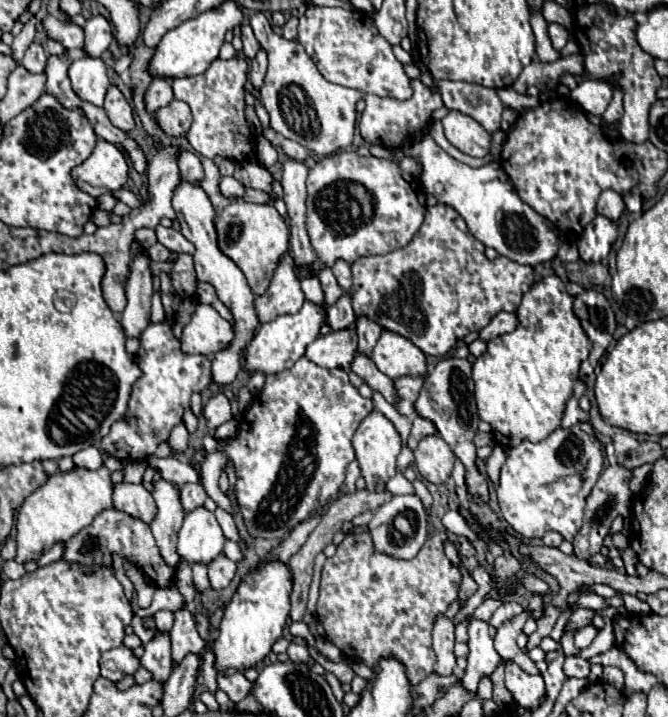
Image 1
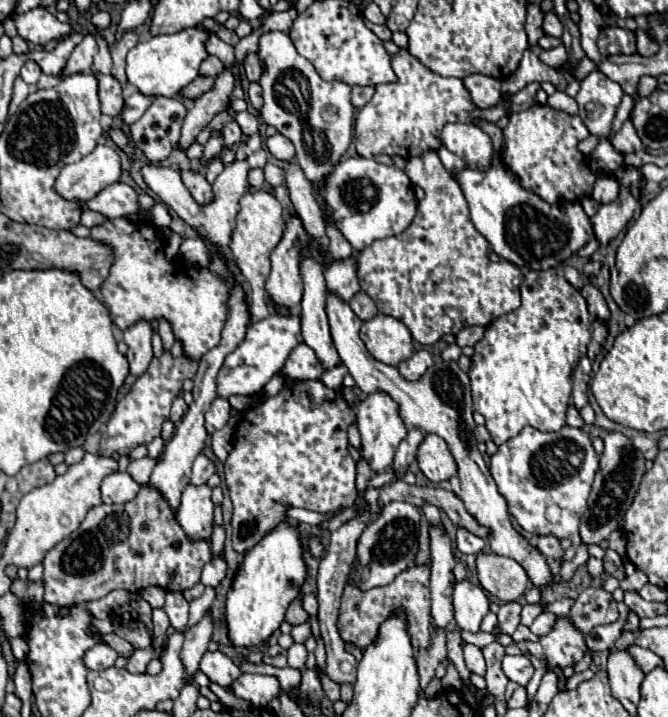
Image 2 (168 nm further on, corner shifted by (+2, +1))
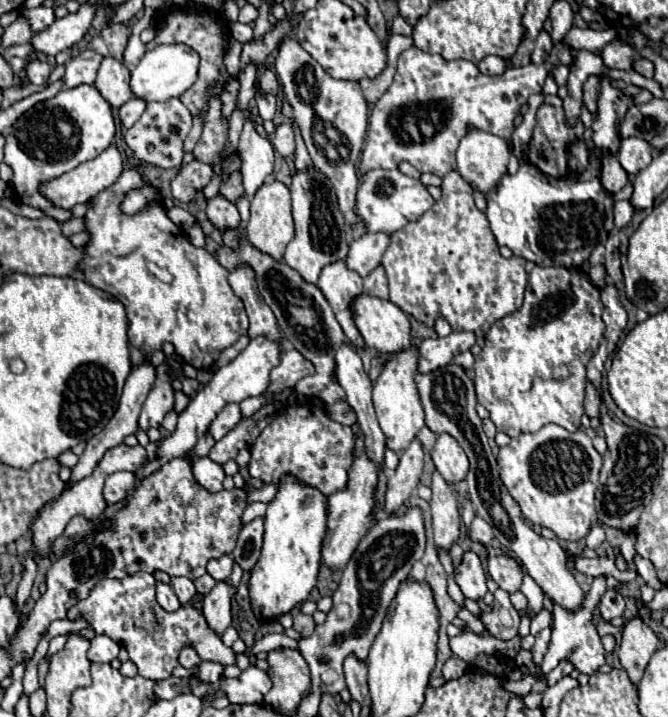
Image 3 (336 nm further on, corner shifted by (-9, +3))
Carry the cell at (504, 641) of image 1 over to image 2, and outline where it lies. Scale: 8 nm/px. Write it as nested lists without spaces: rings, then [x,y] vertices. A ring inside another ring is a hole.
[[[502,603],[500,605],[498,625],[500,625],[502,633],[512,635],[516,631],[516,627],[520,625],[520,611],[522,611],[520,603]]]

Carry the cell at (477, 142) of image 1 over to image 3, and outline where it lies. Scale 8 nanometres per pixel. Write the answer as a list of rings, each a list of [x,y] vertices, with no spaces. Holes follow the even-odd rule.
[[[471,129],[459,143],[457,171],[475,191],[487,197],[487,191],[495,189],[507,173],[509,157],[511,149],[505,139],[481,129]]]

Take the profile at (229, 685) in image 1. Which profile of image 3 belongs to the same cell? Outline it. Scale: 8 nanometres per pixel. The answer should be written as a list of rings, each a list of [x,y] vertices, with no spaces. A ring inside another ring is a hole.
[[[141,571],[139,575],[129,575],[127,579],[101,579],[87,599],[67,611],[67,619],[83,619],[97,635],[107,635],[115,643],[121,643],[129,653],[129,661],[137,665],[141,677],[161,681],[171,677],[171,671],[177,667],[181,647],[193,647],[205,661],[235,665],[233,649],[223,645],[221,637],[207,627],[203,611],[195,607],[201,599],[203,597],[197,593],[187,605],[181,605],[179,611],[163,611],[155,599],[155,577]]]

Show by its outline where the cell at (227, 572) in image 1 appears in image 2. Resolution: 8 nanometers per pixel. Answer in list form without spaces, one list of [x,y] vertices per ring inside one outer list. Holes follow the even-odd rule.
[[[214,557],[210,563],[204,565],[202,569],[202,585],[206,587],[218,587],[220,581],[226,577],[226,561],[222,557]]]

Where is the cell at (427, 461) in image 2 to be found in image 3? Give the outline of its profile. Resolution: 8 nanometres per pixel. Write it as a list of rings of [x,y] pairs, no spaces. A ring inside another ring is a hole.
[[[441,433],[433,451],[431,451],[433,463],[437,467],[437,471],[443,475],[443,479],[447,483],[459,483],[465,479],[467,471],[469,471],[469,461],[465,451],[459,447],[459,443],[455,443],[455,439],[447,433]]]

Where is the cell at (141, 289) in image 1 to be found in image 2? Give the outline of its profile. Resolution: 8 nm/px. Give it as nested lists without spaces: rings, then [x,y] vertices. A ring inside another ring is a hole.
[[[138,321],[132,327],[124,329],[124,343],[128,345],[128,353],[126,359],[130,363],[130,375],[122,387],[122,391],[126,393],[128,387],[134,383],[136,377],[140,377],[150,359],[152,359],[152,345],[150,345],[150,337],[152,337],[152,327],[148,321]]]

